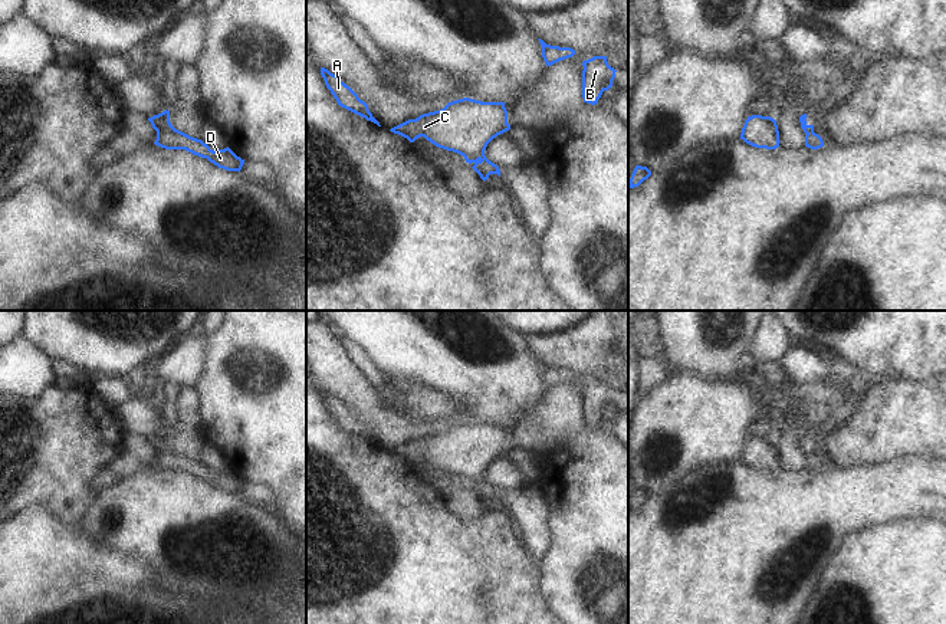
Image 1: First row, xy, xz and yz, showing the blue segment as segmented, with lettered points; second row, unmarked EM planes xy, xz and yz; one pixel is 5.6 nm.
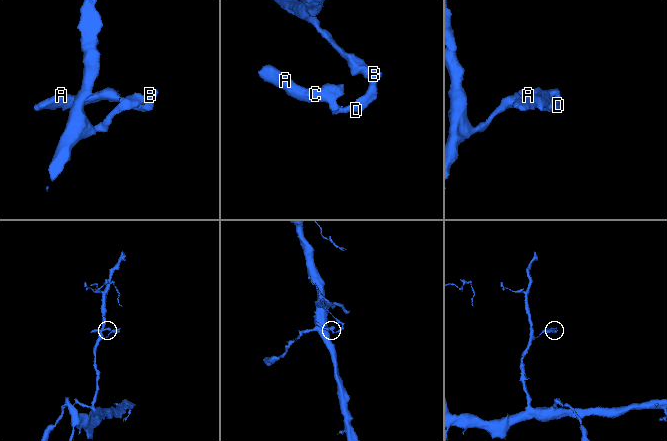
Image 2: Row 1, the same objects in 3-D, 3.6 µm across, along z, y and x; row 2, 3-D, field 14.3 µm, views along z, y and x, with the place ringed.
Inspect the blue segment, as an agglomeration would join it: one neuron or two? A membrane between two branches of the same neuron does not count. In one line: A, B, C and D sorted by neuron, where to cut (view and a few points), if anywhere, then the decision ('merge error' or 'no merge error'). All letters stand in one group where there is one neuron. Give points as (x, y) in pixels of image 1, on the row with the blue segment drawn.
A C / B D | xy (180, 131), (157, 132) | merge error

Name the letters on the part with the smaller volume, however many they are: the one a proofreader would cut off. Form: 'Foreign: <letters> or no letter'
Foreign: A, C

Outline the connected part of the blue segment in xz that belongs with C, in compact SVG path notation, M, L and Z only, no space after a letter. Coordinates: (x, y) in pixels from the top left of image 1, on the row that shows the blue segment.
M470 98L449 102L443 109L423 114L415 119L408 119L390 131L414 142L424 137L438 148L457 152L464 157L466 162L474 164L472 168L479 175L497 174L500 170L485 155L487 144L497 135L510 129L508 124L508 111L505 102L482 102Z

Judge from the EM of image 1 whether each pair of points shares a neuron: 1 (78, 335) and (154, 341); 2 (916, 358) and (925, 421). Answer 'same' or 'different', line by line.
1: same
2: different

